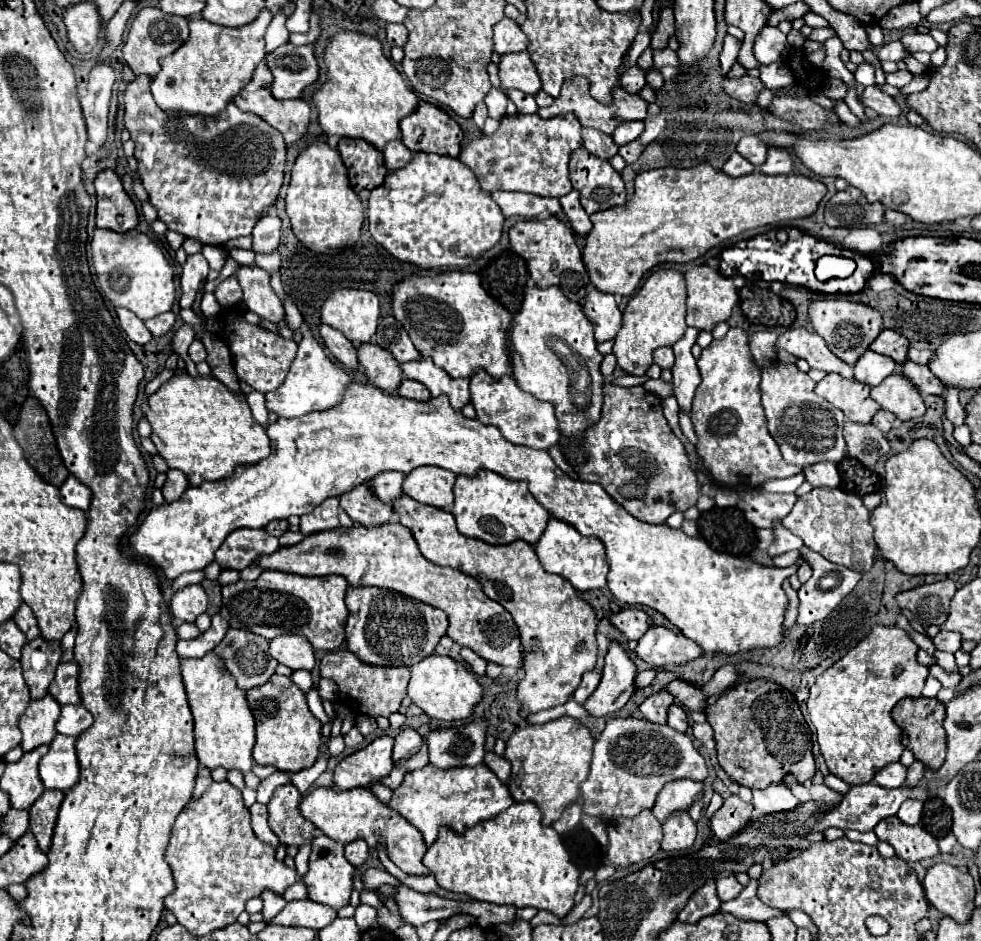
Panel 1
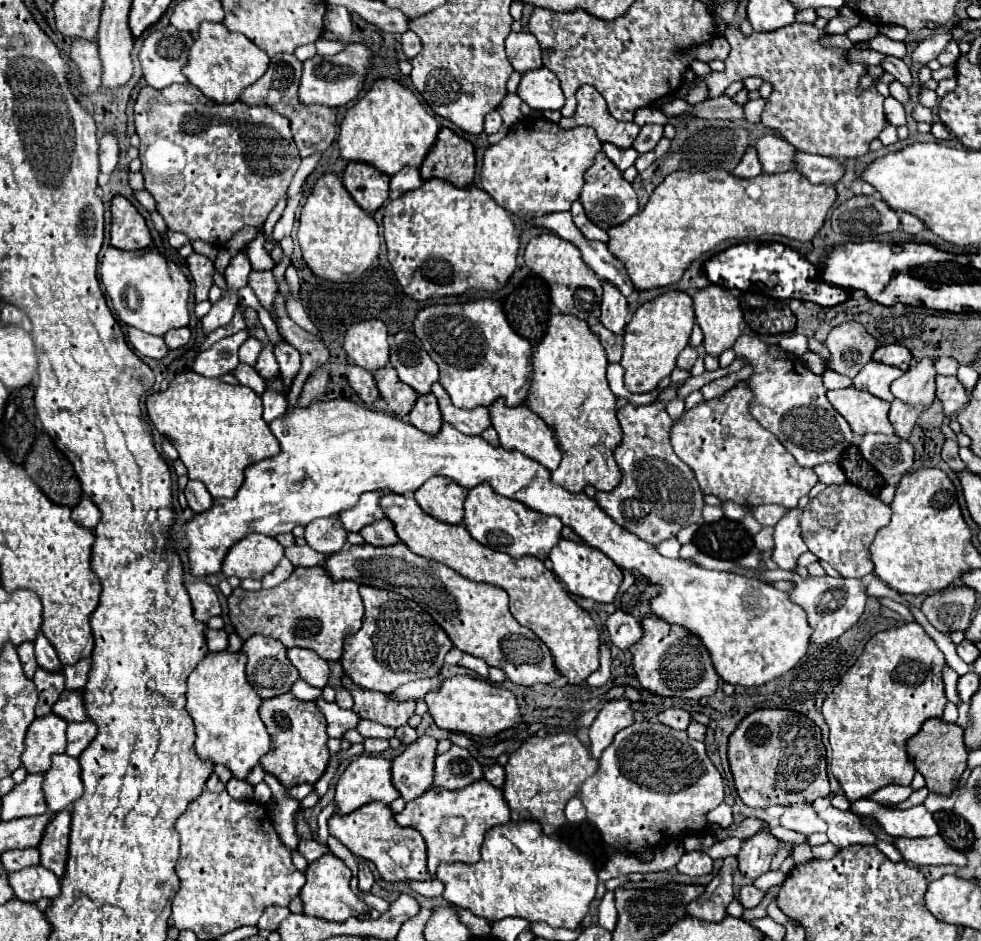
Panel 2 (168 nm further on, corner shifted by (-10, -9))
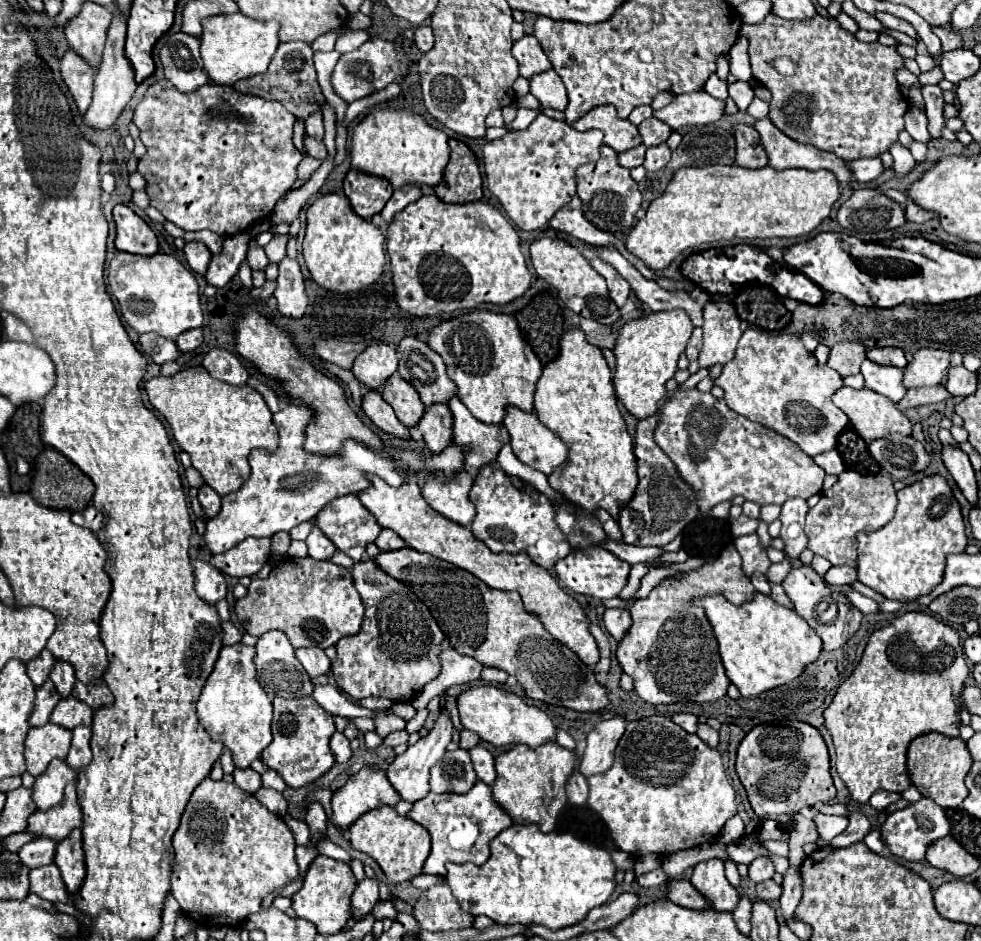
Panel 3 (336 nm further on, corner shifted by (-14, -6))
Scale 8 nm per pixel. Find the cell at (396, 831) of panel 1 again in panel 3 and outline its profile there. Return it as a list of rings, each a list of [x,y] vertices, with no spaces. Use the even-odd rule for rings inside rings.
[[[384,805],[384,807],[376,807],[368,813],[364,813],[364,817],[356,819],[350,827],[348,827],[348,835],[350,835],[350,843],[354,849],[370,855],[386,873],[390,883],[402,883],[402,881],[410,881],[412,877],[422,873],[424,861],[430,855],[430,835],[428,831],[418,825],[416,821],[402,817],[396,813],[394,807]]]

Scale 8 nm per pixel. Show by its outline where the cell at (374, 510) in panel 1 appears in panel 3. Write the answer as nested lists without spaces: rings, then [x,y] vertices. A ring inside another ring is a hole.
[[[382,529],[380,535],[376,537],[376,545],[380,551],[392,551],[392,549],[402,549],[406,543],[392,529]]]

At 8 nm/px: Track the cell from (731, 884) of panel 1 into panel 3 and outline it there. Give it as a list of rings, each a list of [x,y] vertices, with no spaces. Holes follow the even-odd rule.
[[[772,879],[756,885],[756,897],[762,899],[762,901],[774,901],[774,899],[780,897],[780,893],[782,893],[782,887],[776,885]]]

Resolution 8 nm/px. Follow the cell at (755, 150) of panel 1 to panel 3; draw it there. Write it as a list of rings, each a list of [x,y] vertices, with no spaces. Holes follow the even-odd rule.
[[[768,117],[756,121],[754,129],[762,137],[762,145],[766,149],[768,161],[770,161],[768,165],[772,169],[776,169],[776,171],[794,169],[794,167],[808,169],[808,171],[828,169],[828,171],[832,171],[836,175],[836,179],[840,183],[852,181],[852,175],[846,169],[842,159],[838,159],[836,155],[832,155],[828,151],[820,151],[820,149],[812,147],[812,145],[792,141]]]

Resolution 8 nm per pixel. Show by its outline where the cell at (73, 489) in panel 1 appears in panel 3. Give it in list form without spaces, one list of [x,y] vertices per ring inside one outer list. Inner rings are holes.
[[[88,505],[86,509],[72,513],[72,521],[74,521],[76,525],[80,525],[80,527],[88,527],[88,529],[92,529],[94,533],[100,531],[100,527],[102,527],[102,519],[104,519],[104,515],[100,515],[100,511],[98,511],[94,505]]]

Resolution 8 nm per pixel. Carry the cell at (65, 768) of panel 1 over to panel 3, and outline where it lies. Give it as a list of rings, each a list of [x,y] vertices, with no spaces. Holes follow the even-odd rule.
[[[54,759],[48,765],[48,771],[44,775],[36,777],[36,783],[32,787],[34,803],[40,811],[46,811],[60,803],[64,799],[64,787],[72,781],[76,781],[76,771],[62,759]]]

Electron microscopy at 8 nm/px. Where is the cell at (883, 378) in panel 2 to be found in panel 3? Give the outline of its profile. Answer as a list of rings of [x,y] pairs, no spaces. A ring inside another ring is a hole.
[[[866,359],[862,363],[862,375],[864,375],[868,389],[888,397],[894,403],[898,403],[898,399],[904,397],[904,393],[906,393],[906,389],[902,387],[902,369],[898,369],[898,367],[876,365]]]

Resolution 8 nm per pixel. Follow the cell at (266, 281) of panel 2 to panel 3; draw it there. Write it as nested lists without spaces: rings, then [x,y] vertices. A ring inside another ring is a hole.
[[[254,241],[250,243],[250,247],[248,247],[248,257],[246,257],[246,261],[248,261],[248,265],[250,265],[250,269],[252,271],[264,271],[266,267],[268,267],[268,257],[264,255],[264,249],[260,247],[260,245],[256,245]]]

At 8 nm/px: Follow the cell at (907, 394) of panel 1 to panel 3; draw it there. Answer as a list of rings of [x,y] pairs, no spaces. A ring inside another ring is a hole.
[[[920,349],[914,353],[914,359],[904,367],[902,385],[906,389],[940,385],[948,367],[950,367],[950,353],[948,351]]]

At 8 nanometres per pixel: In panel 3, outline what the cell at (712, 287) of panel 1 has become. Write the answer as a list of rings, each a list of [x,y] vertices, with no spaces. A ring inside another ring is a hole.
[[[708,301],[704,305],[704,347],[700,351],[700,367],[712,367],[716,363],[728,363],[742,335],[740,317],[730,301]]]

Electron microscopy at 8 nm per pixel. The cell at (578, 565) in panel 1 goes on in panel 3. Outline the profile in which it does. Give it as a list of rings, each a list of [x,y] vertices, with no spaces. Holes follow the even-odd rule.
[[[602,547],[574,549],[556,563],[556,575],[568,589],[572,589],[574,593],[596,597],[596,599],[618,597],[624,585],[628,583],[628,573],[630,573],[630,565]]]

